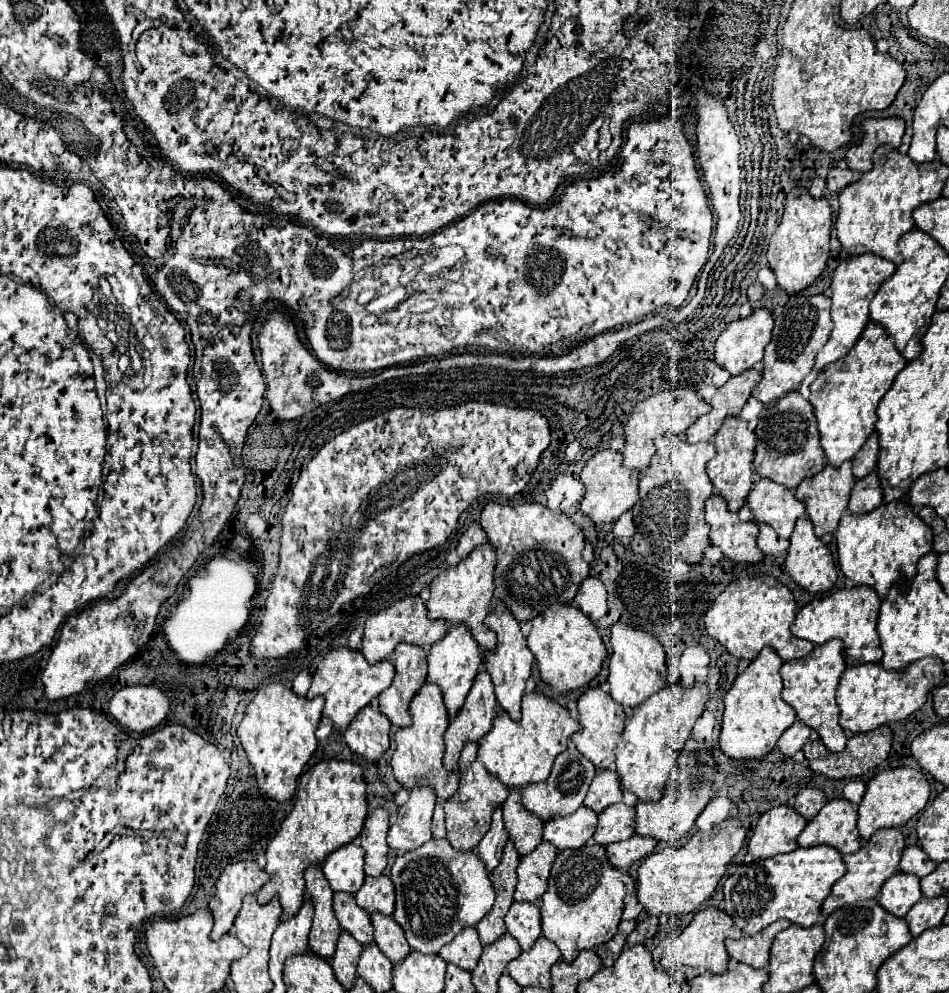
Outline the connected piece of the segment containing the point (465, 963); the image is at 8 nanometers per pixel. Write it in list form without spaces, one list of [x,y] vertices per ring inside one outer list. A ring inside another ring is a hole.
[[[464,927],[450,943],[440,949],[440,957],[446,963],[454,963],[466,971],[472,971],[480,959],[482,945],[478,939],[478,931],[474,927]]]

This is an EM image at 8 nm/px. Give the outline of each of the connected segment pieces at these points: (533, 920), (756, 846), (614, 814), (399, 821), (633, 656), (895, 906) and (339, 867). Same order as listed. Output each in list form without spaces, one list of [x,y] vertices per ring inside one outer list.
[[[514,901],[504,921],[508,933],[520,943],[520,949],[530,949],[542,933],[538,903]]]
[[[778,805],[766,811],[748,841],[748,851],[756,859],[768,859],[780,853],[790,853],[798,847],[796,837],[806,827],[806,819],[788,805]]]
[[[614,803],[598,815],[598,827],[594,839],[596,843],[602,845],[624,841],[634,835],[634,823],[636,823],[634,807],[624,803]]]
[[[414,787],[410,799],[398,809],[398,817],[388,833],[388,847],[404,853],[420,847],[432,837],[430,823],[436,805],[434,787]]]
[[[614,623],[610,627],[610,645],[612,645],[612,657],[610,657],[610,695],[624,707],[636,707],[638,703],[646,701],[652,693],[666,687],[666,651],[658,637],[654,637],[650,631],[644,631],[640,627],[630,627],[628,623]]]
[[[894,873],[880,891],[878,901],[882,903],[882,907],[886,907],[886,911],[890,911],[892,915],[904,917],[908,913],[908,909],[922,897],[920,891],[920,879],[916,879],[910,873]]]
[[[356,841],[338,847],[324,859],[322,871],[334,891],[356,893],[366,877],[362,847]]]

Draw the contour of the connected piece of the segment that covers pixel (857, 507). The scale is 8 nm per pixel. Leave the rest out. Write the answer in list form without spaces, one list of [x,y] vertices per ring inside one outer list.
[[[876,469],[858,479],[854,489],[852,489],[852,495],[850,495],[850,503],[848,503],[848,511],[850,513],[866,513],[866,511],[872,511],[874,507],[882,505],[884,499],[882,499],[882,489],[880,489],[880,479],[876,475]]]

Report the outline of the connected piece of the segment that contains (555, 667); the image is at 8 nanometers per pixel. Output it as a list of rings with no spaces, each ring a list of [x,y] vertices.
[[[556,603],[546,607],[546,611],[538,617],[530,619],[530,625],[532,629],[528,633],[528,649],[538,661],[540,677],[550,683],[554,691],[572,691],[586,685],[600,673],[606,647],[596,625],[586,619],[586,613],[582,613],[578,607],[572,603]]]

